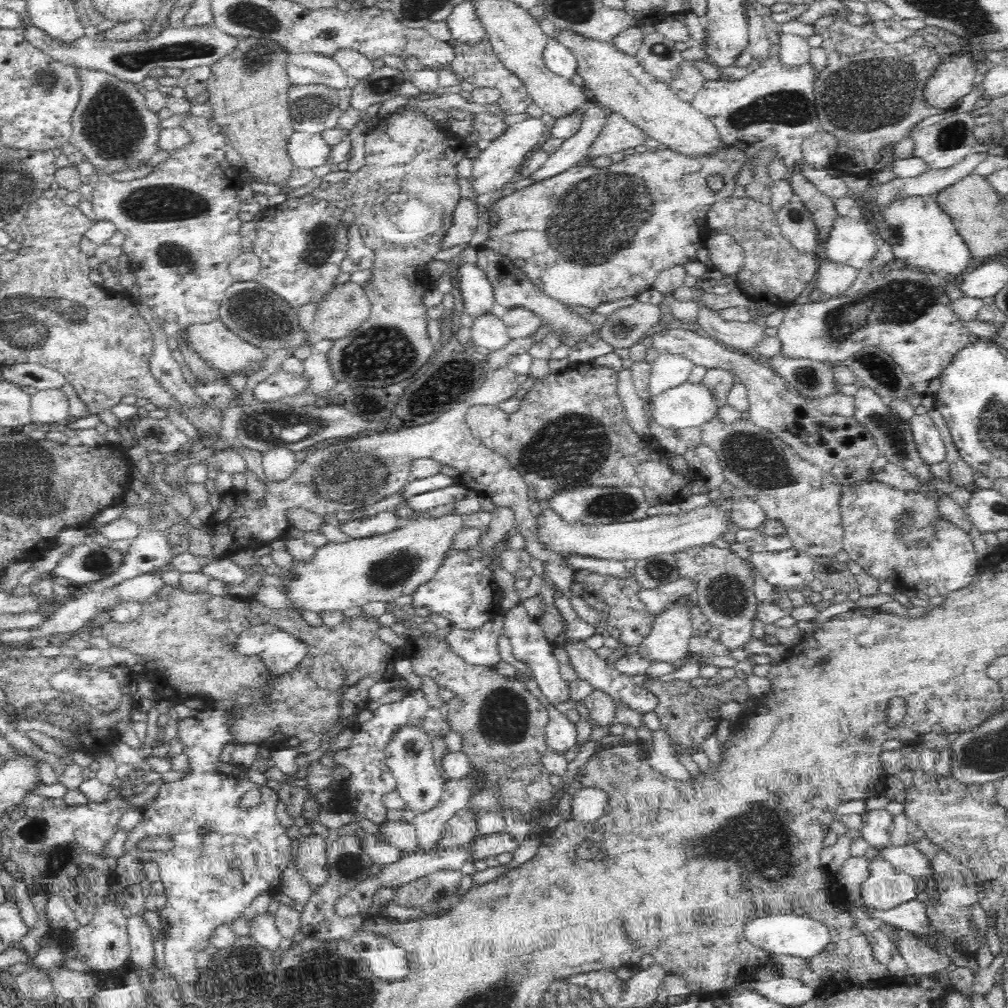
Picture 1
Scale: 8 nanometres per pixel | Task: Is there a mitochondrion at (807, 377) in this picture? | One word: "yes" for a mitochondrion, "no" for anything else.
yes

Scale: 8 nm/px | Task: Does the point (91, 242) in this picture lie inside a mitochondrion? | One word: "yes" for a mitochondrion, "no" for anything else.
no

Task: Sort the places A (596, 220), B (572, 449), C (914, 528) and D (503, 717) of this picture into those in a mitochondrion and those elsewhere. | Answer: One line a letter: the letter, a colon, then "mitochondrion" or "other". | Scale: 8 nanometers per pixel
A: mitochondrion
B: mitochondrion
C: mitochondrion
D: mitochondrion

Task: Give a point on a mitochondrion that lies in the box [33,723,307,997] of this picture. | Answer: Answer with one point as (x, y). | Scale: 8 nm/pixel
(60, 858)

